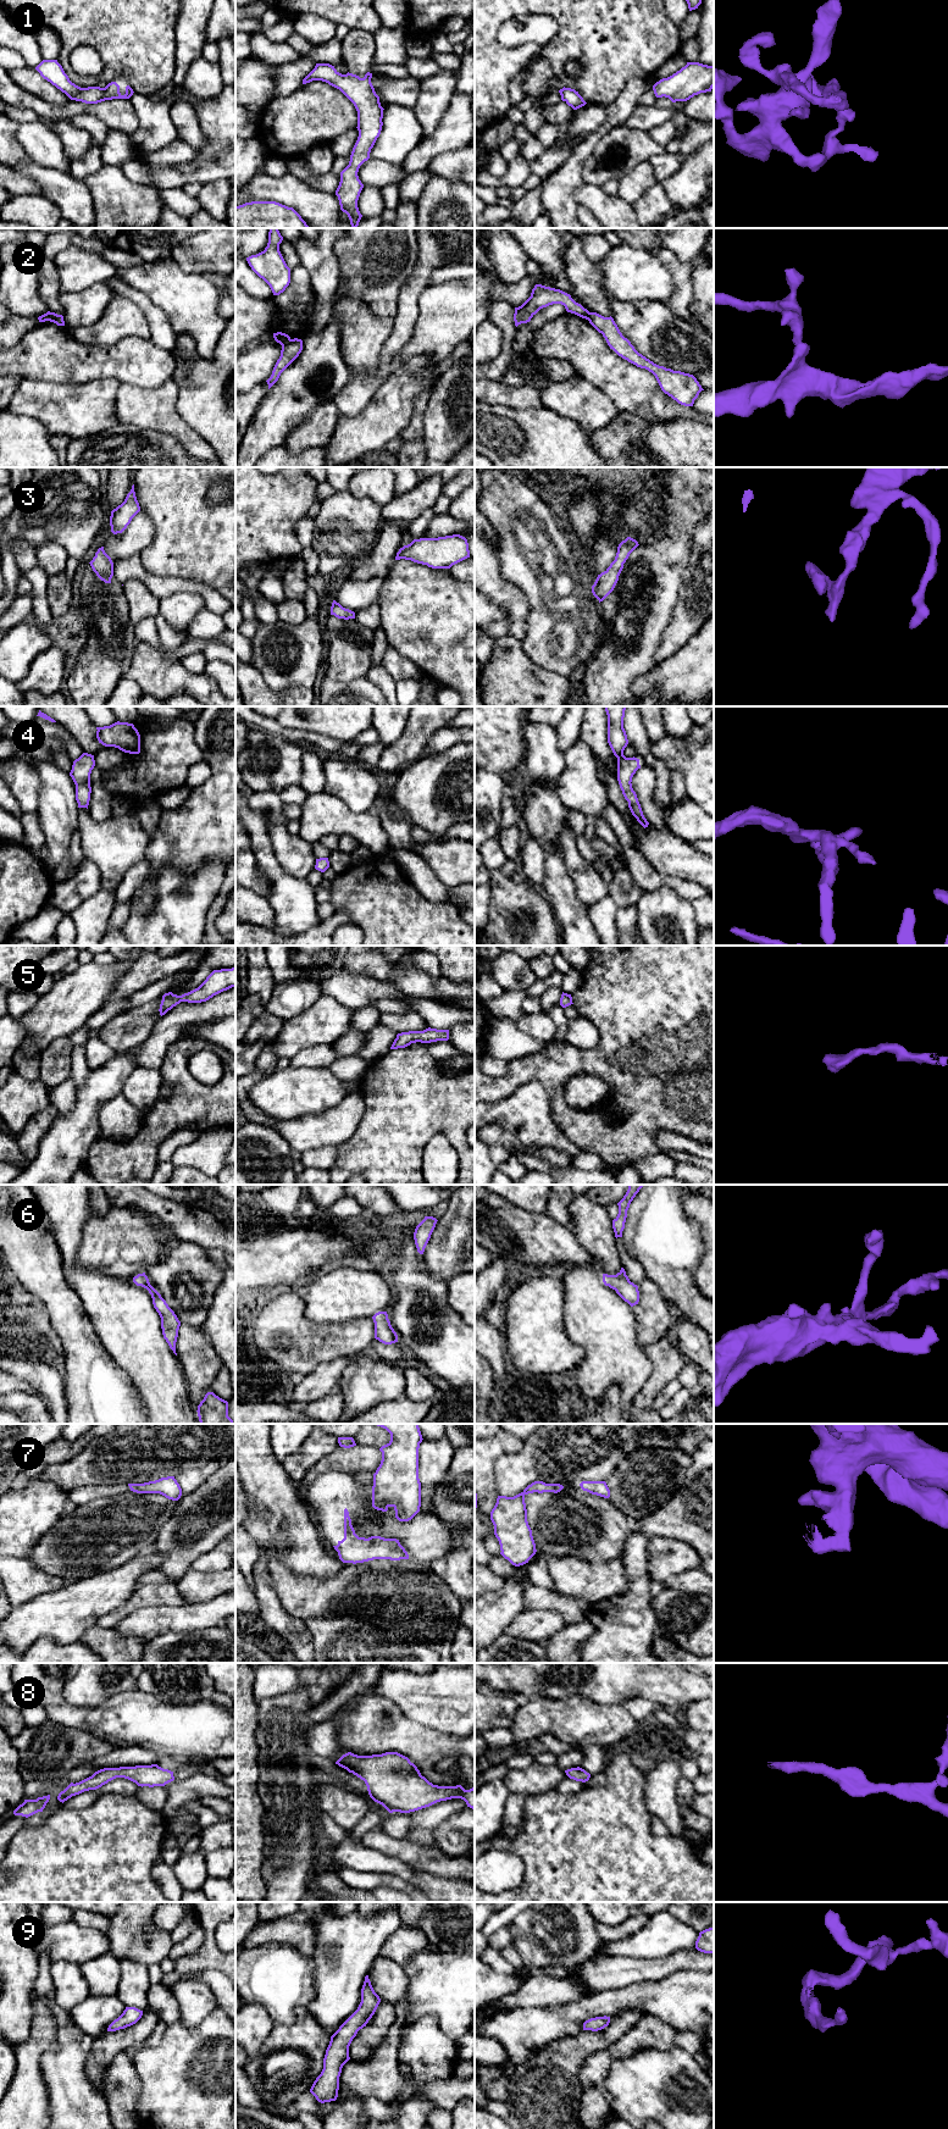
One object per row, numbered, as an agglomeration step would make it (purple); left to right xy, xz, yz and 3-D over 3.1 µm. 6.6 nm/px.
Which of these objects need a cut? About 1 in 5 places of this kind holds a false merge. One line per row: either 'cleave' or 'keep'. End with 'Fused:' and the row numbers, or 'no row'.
1: keep
2: cleave
3: keep
4: keep
5: keep
6: keep
7: keep
8: keep
9: keep
Fused: 2

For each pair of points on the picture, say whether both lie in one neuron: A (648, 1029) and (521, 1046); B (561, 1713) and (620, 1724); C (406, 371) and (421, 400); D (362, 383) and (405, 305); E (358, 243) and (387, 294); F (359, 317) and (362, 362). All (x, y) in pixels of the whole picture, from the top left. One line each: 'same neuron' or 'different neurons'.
A: different neurons
B: same neuron
C: different neurons
D: same neuron
E: same neuron
F: same neuron

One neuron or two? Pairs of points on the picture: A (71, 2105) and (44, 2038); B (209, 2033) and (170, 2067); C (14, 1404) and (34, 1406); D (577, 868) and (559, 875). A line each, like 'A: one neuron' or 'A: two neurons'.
A: two neurons
B: one neuron
C: one neuron
D: two neurons

